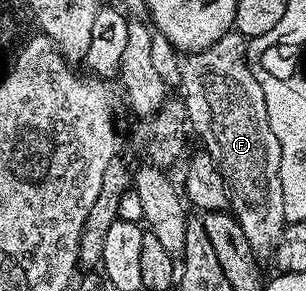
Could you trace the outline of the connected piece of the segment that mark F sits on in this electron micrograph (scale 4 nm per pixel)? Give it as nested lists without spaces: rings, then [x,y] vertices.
[[[231,30],[201,52],[188,53],[180,61],[181,85],[189,124],[201,139],[200,147],[208,152],[223,174],[229,189],[228,207],[243,226],[247,242],[257,258],[272,257],[285,234],[283,182],[279,178],[281,147],[267,118],[263,90],[251,74],[245,57],[246,37]]]

